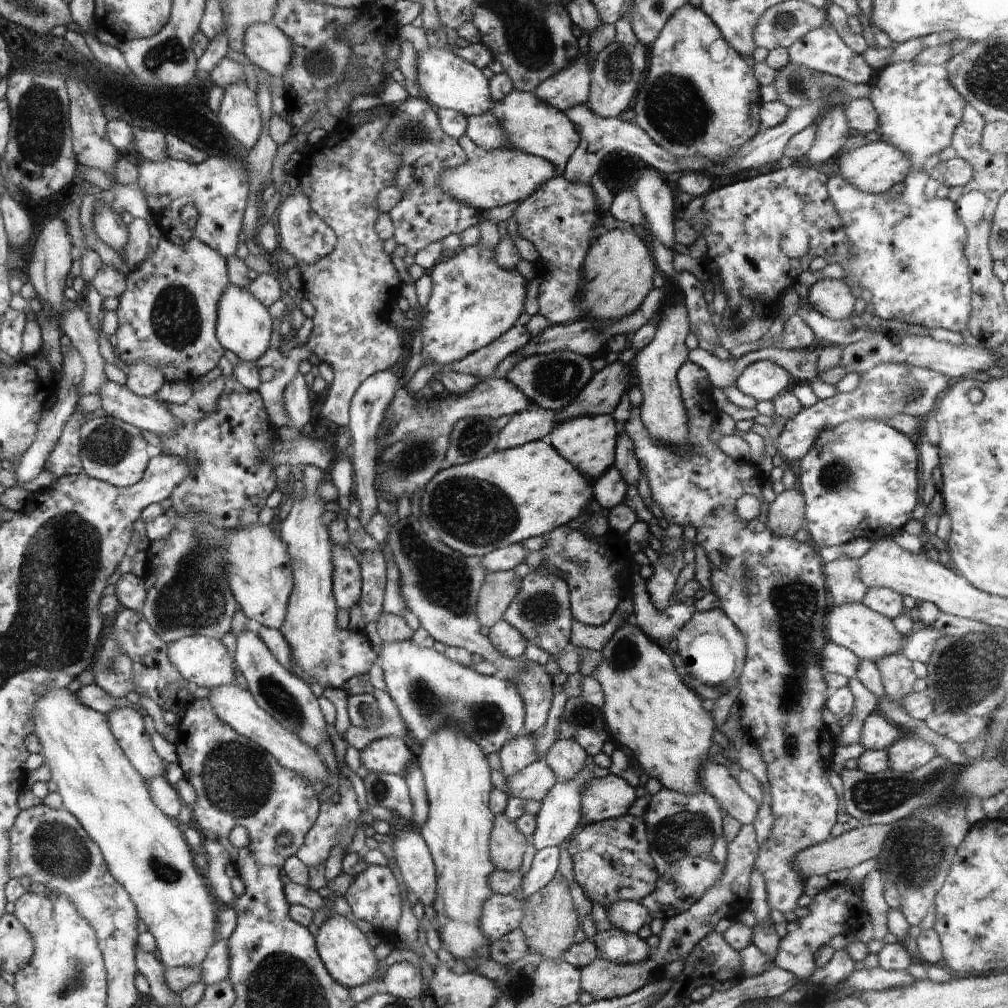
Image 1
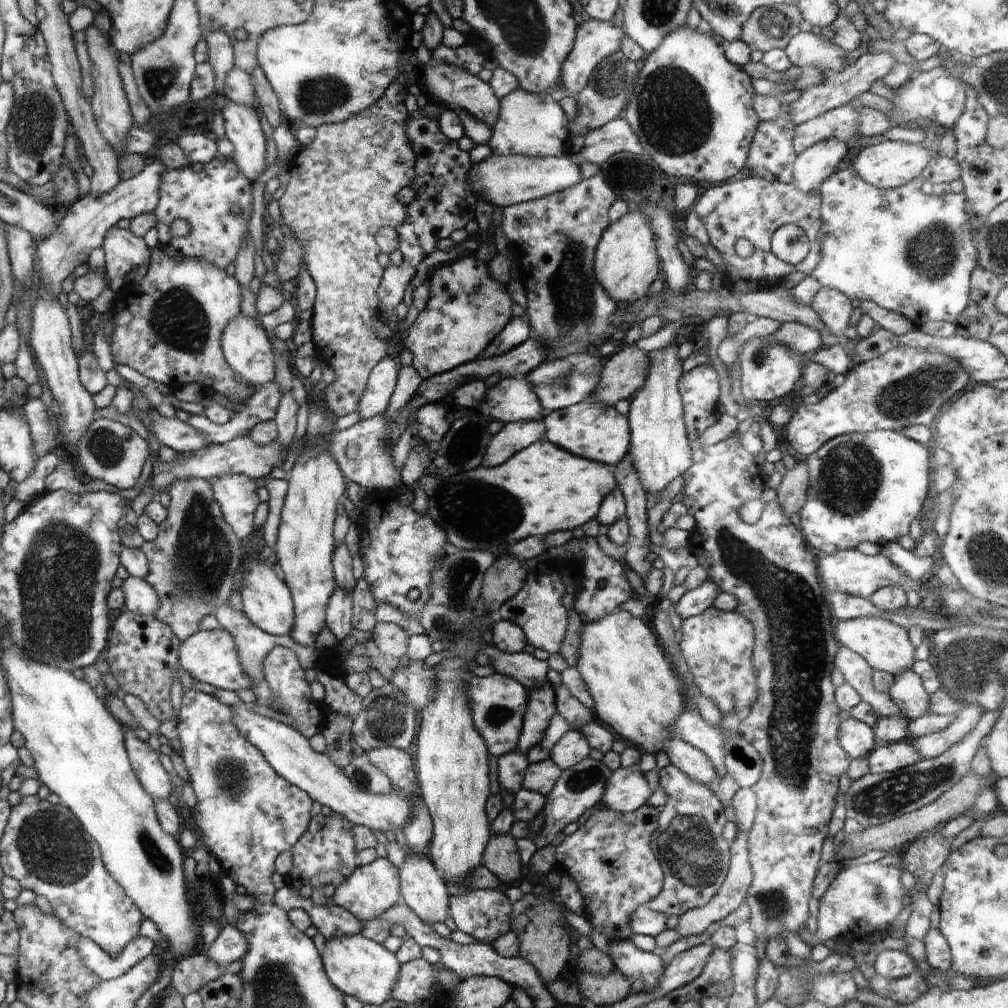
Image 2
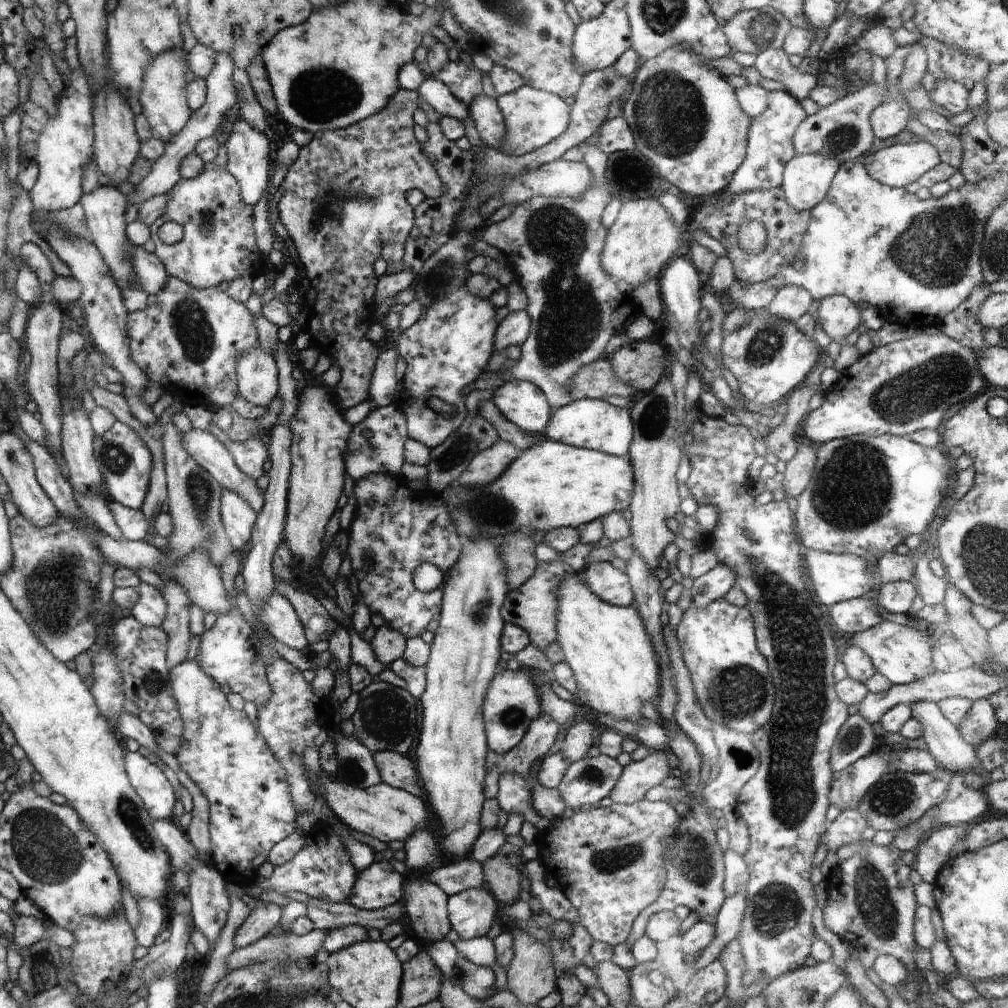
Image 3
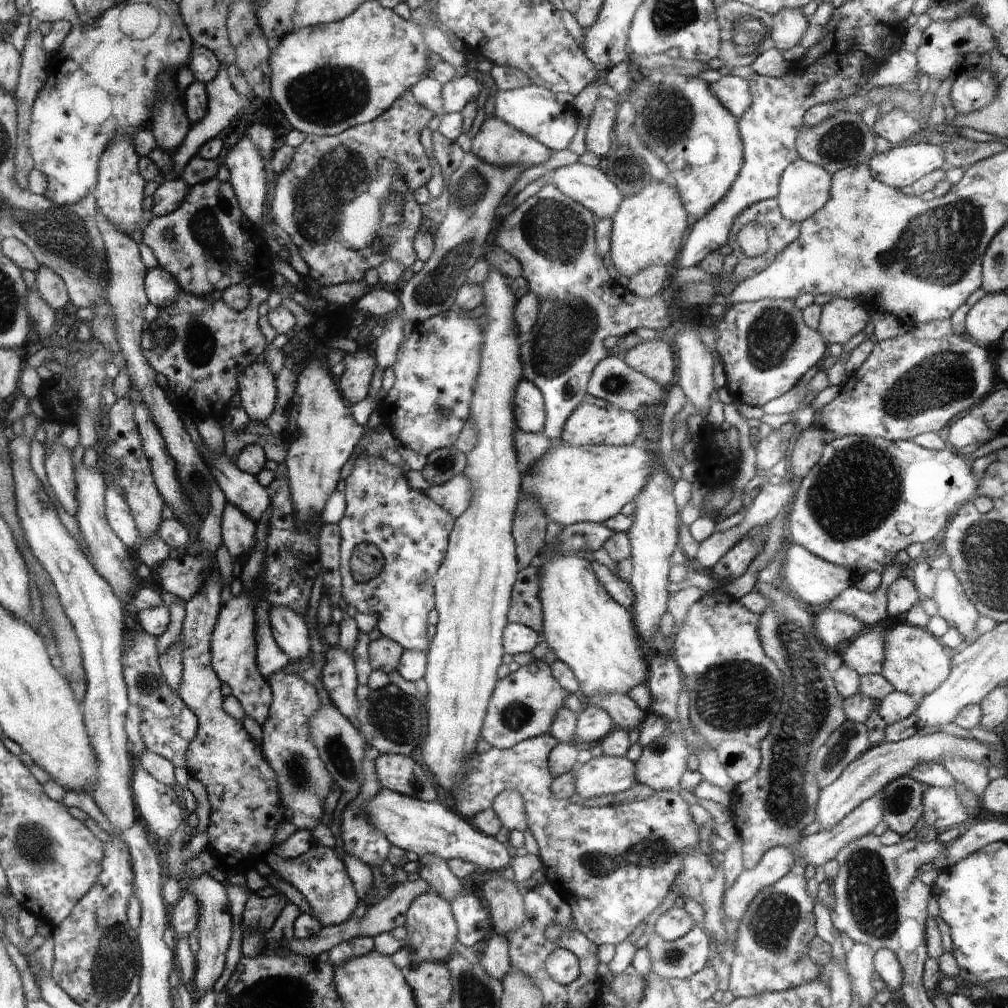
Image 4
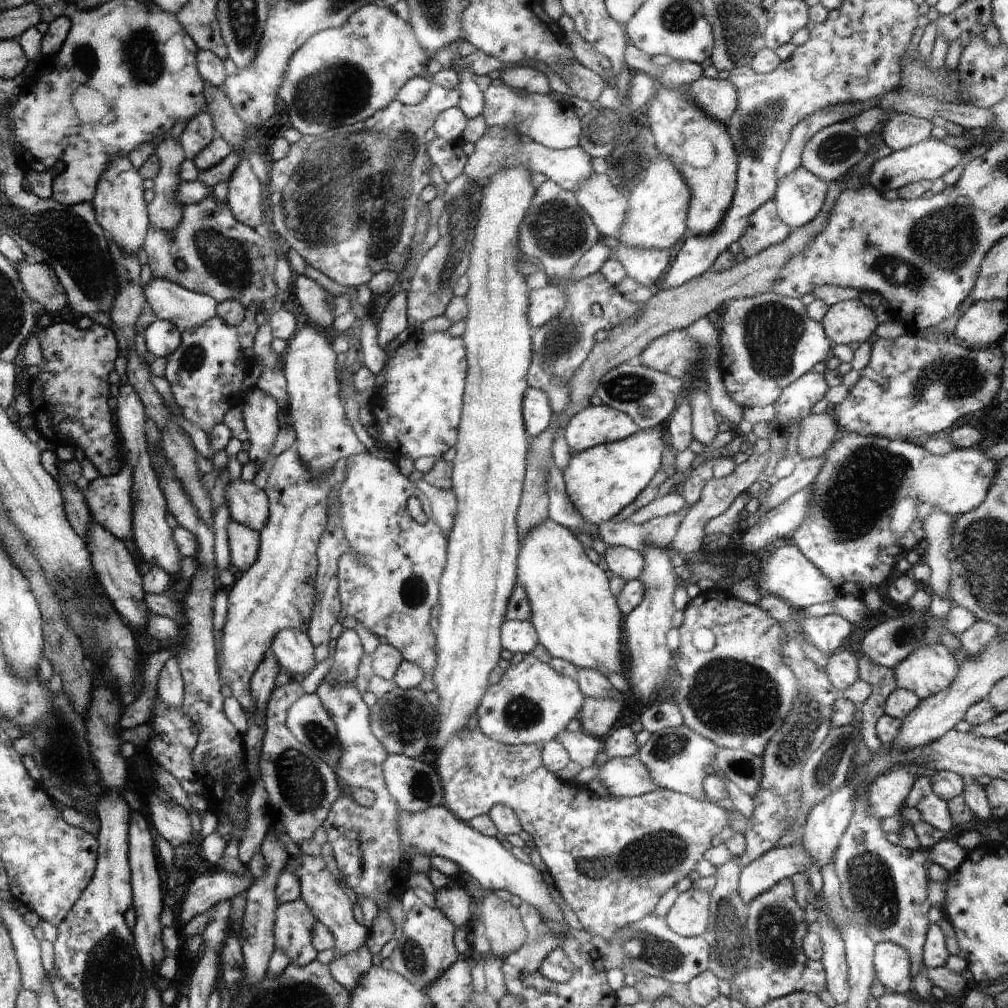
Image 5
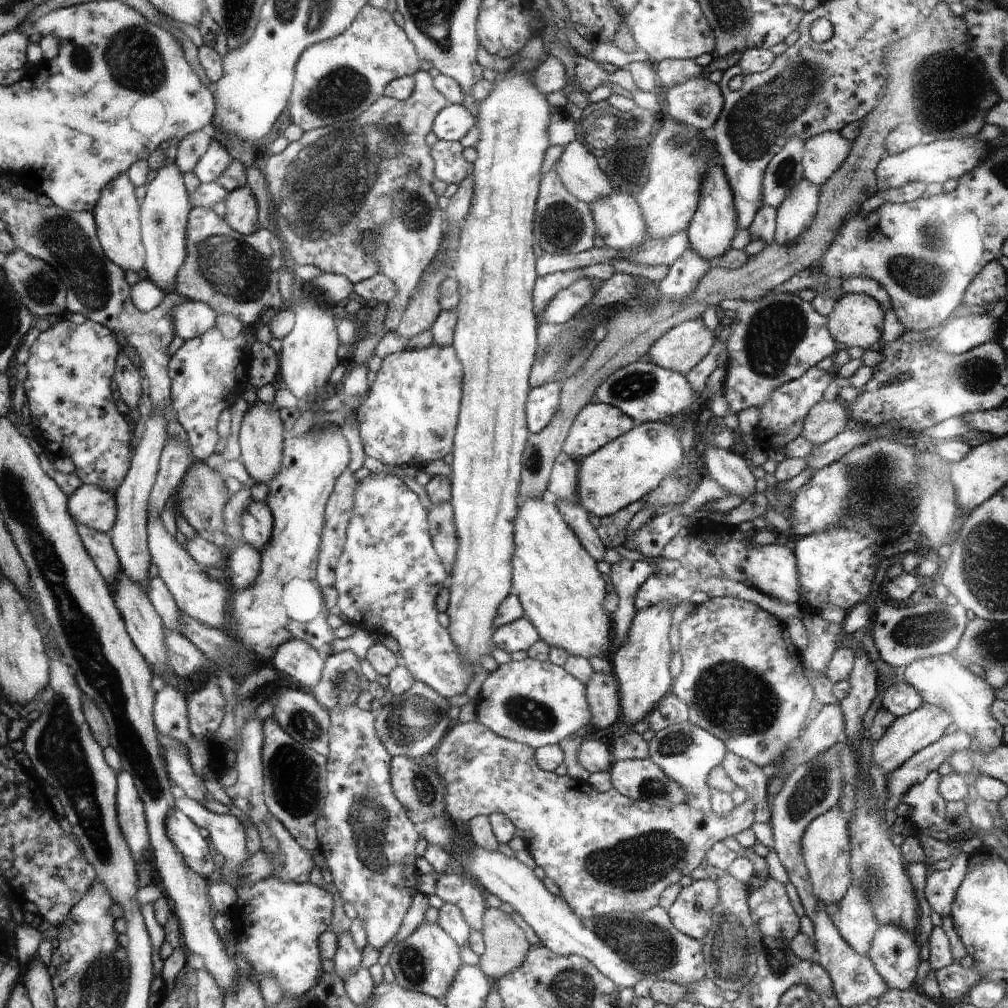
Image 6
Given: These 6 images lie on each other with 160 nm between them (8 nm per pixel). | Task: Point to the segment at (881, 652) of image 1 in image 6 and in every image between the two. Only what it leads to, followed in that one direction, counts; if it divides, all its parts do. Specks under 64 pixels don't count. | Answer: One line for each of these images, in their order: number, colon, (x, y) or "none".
2: (886, 647)
3: (902, 654)
4: (916, 663)
5: (931, 669)
6: (944, 683)

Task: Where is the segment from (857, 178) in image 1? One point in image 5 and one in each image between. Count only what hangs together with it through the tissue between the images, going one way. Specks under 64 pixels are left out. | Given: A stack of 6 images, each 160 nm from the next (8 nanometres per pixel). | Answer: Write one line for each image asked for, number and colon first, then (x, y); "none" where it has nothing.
2: (891, 164)
3: (900, 165)
4: (904, 164)
5: (929, 160)

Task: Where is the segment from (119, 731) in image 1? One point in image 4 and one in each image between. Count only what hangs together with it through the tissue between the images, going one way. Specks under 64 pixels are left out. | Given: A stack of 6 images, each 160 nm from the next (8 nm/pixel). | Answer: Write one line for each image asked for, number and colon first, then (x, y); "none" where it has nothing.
2: (153, 777)
3: (155, 791)
4: (158, 804)

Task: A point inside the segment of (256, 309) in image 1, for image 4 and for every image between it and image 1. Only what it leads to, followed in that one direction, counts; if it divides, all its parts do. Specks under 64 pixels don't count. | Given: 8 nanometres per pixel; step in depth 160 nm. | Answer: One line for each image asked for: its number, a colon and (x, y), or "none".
2: (247, 347)
3: (257, 377)
4: (258, 392)

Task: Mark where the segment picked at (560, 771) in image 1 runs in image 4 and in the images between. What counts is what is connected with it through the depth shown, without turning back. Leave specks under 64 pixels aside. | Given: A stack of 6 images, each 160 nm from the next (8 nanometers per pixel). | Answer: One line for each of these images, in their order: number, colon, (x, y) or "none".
2: (573, 747)
3: (579, 739)
4: (593, 723)

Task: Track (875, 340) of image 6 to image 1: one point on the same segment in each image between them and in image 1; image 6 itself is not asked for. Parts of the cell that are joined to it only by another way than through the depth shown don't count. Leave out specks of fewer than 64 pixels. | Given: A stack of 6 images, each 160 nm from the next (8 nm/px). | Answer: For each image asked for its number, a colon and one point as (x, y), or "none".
1: (832, 298)
2: (835, 310)
3: (839, 316)
4: (841, 319)
5: (851, 321)

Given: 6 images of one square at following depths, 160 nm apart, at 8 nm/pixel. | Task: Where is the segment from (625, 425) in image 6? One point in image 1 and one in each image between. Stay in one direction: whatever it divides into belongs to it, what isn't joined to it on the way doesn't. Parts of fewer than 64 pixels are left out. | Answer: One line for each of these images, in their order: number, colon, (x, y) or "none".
1: (588, 442)
2: (591, 430)
3: (596, 424)
4: (588, 425)
5: (594, 425)

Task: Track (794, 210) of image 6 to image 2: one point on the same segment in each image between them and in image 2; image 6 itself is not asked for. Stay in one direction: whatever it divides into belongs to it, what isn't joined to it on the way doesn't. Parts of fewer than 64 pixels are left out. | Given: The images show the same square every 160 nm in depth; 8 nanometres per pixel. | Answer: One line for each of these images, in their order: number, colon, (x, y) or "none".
2: (811, 168)
3: (807, 178)
4: (804, 188)
5: (799, 197)

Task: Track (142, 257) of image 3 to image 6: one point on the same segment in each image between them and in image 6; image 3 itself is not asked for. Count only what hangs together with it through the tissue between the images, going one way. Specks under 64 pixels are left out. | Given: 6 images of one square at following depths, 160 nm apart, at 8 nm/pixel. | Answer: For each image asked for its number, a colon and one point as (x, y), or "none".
4: (161, 288)
5: (187, 310)
6: (191, 319)

